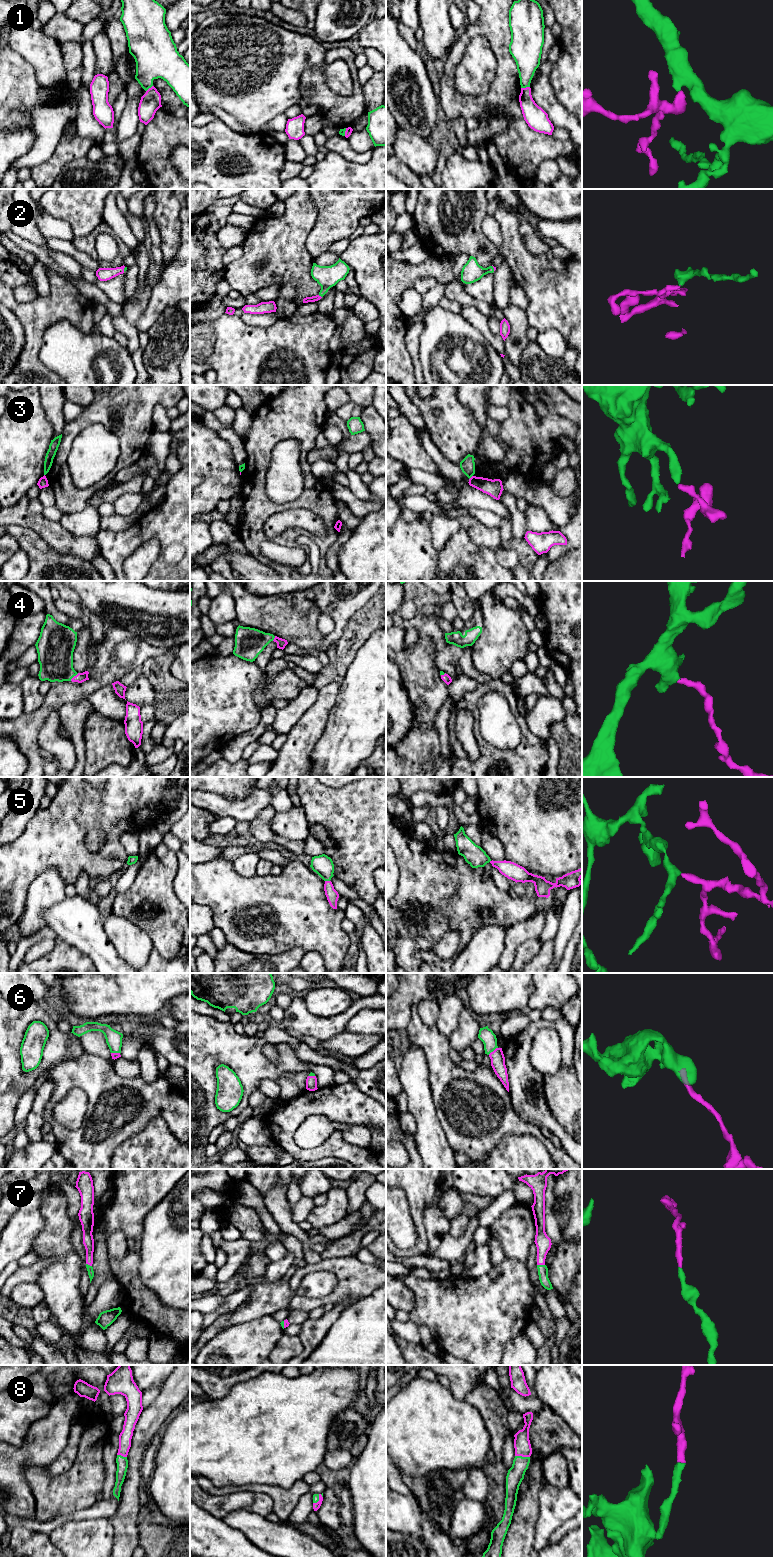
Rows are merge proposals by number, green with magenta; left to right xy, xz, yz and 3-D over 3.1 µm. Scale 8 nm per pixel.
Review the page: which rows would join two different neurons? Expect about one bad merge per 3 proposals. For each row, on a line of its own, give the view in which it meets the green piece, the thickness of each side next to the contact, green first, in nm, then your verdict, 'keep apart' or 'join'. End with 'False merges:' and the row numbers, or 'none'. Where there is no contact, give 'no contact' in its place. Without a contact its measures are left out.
1: yz | 220/170 nm | keep apart
2: xz | 180/50 nm | join
3: yz | 120/140 nm | keep apart
4: xy | 280/80 nm | join
5: xz | 160/100 nm | join
6: yz | 120/110 nm | join
7: yz | 80/130 nm | join
8: yz | 140/130 nm | join
False merges: 1, 3

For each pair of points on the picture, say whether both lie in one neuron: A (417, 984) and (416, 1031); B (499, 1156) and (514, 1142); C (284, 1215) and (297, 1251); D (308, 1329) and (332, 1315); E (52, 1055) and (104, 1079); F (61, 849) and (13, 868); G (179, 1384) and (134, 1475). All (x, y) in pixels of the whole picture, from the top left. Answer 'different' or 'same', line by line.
A: different
B: same
C: different
D: same
E: different
F: same
G: same

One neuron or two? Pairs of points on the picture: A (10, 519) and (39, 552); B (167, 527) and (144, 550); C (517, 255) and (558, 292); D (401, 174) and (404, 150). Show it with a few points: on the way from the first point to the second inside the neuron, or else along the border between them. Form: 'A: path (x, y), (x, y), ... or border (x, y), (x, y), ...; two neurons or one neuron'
A: border (10, 524), (29, 527), (37, 533); two neurons
B: border (160, 543), (155, 539), (149, 539), (134, 550); two neurons
C: path (527, 265), (548, 283); one neuron
D: border (396, 156), (417, 175); two neurons

